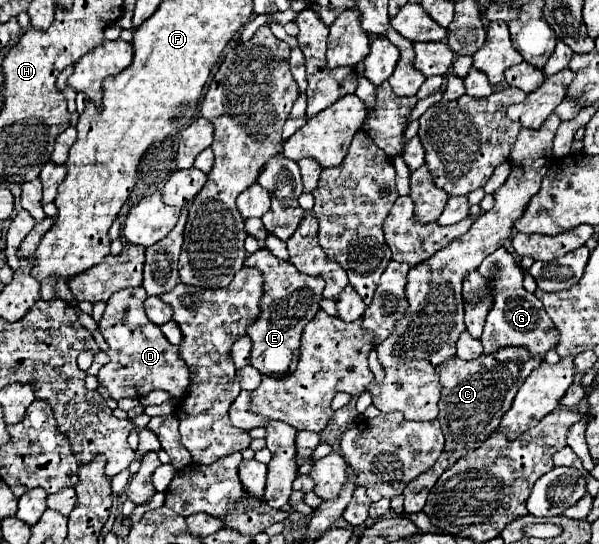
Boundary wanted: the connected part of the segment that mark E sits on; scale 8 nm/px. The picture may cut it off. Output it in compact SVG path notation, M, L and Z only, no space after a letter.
M258 249L248 255L244 267L260 269L264 279L264 293L260 301L260 315L248 327L248 337L252 339L252 365L272 377L280 377L288 371L294 371L298 359L298 345L304 325L318 313L322 299L322 277L310 277L300 273L290 261L276 259L268 249Z

